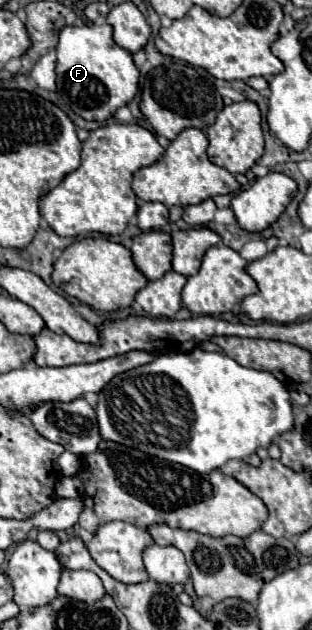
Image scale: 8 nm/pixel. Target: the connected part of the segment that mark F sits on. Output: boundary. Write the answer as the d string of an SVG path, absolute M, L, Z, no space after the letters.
M111 25L63 27L57 43L57 87L67 93L69 107L87 121L105 121L139 91L139 69L131 53L113 39Z

